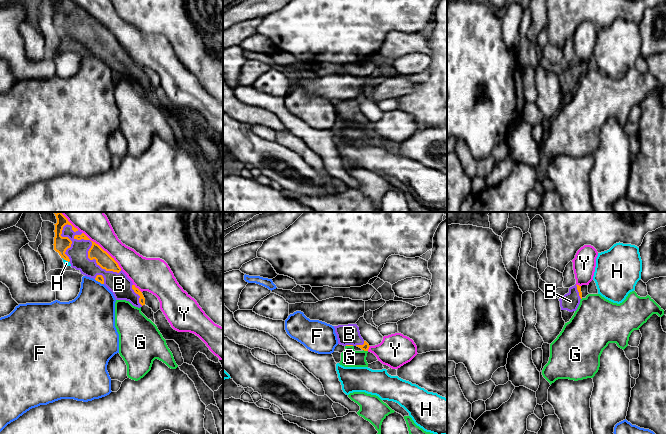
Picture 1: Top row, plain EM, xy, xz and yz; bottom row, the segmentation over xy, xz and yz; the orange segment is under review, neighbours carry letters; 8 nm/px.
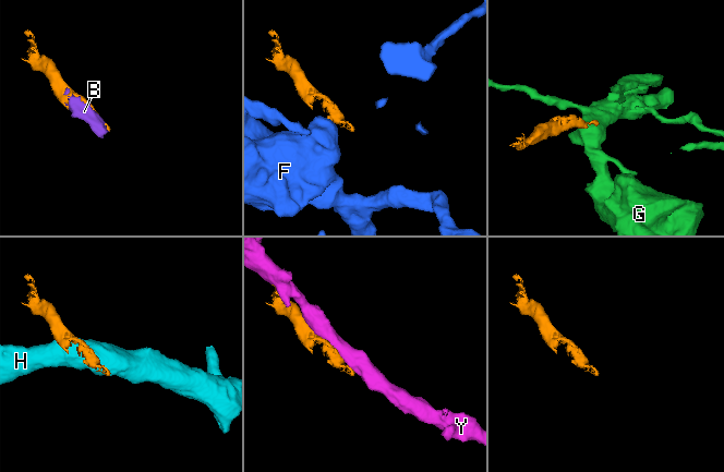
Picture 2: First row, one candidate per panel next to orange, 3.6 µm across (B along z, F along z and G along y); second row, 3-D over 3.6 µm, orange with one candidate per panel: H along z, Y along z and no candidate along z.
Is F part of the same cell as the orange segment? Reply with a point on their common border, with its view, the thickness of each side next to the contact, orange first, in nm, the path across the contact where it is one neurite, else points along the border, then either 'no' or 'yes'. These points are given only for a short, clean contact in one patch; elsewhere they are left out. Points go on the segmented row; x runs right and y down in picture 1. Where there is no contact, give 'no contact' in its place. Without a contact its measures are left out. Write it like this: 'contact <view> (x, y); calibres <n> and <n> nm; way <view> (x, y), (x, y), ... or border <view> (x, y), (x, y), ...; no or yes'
contact xy (99, 281); calibres 60 and 360 nm; border xy (94, 279), (103, 284); no

